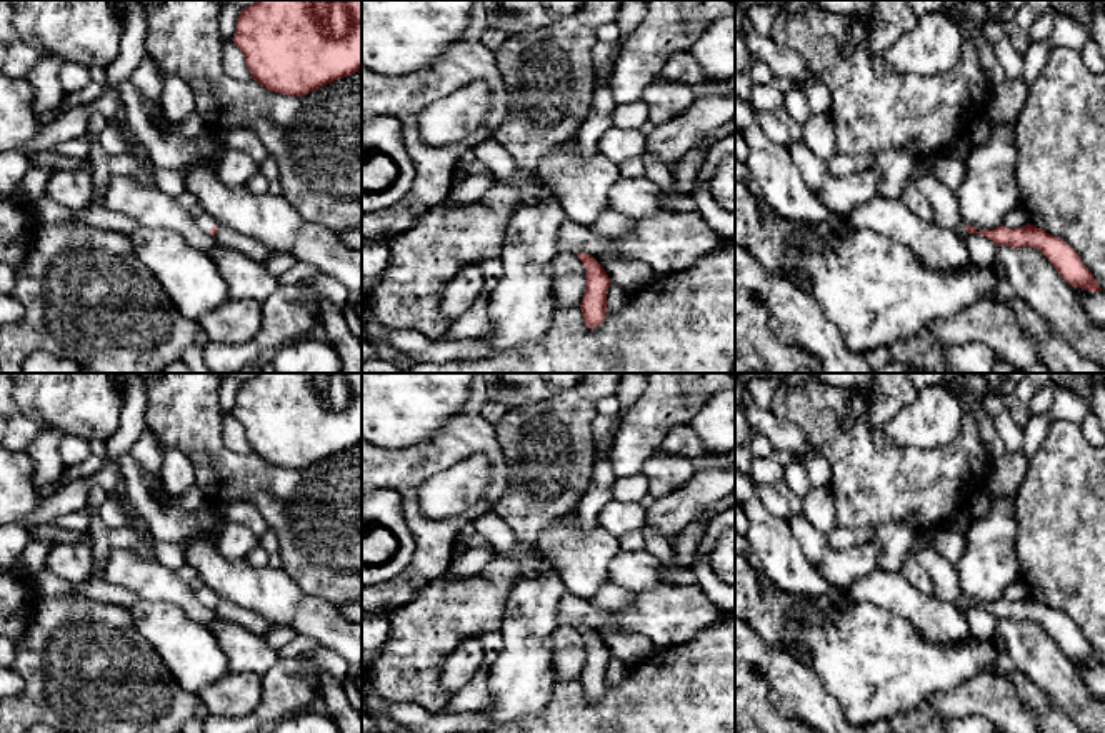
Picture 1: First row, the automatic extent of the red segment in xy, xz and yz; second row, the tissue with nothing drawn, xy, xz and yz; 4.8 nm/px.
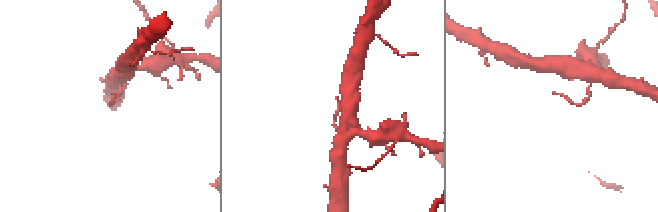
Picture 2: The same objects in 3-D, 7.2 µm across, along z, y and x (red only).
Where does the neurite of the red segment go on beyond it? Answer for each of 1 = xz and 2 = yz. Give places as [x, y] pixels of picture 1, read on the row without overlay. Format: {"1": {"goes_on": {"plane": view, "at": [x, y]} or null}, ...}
{"1": {"goes_on": null}, "2": {"goes_on": null}}

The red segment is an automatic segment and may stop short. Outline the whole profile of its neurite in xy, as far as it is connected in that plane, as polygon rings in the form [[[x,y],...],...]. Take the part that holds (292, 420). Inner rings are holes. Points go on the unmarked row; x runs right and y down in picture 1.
[[[255,373],[250,380],[242,381],[232,415],[243,426],[255,455],[275,466],[302,470],[362,443],[362,373]]]

